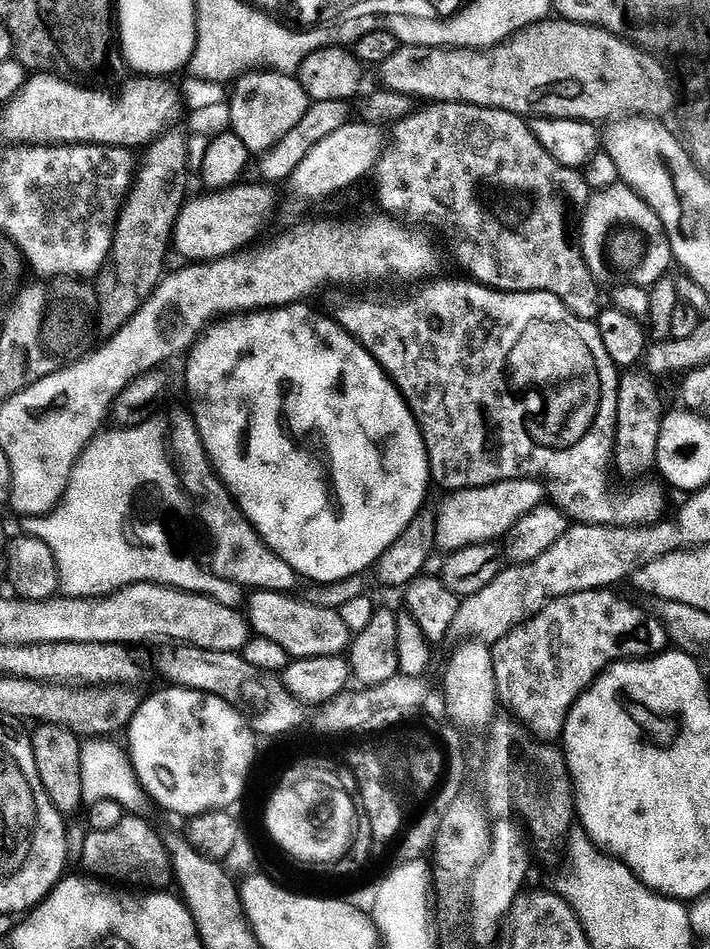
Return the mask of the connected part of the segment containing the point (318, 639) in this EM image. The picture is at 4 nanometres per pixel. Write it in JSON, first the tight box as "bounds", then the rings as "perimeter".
{"bounds":[246,591,354,659],"perimeter":[[[253,591],[246,600],[248,612],[246,620],[251,631],[257,636],[276,642],[286,650],[289,657],[300,659],[322,658],[323,656],[341,656],[349,651],[354,632],[348,629],[341,613],[335,608],[323,604],[307,604],[304,600],[282,592]]]}

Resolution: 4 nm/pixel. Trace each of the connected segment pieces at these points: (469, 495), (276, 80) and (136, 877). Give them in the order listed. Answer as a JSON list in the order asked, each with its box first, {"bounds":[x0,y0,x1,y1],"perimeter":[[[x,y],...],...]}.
[{"bounds":[436,479,545,554],"perimeter":[[[539,479],[507,480],[481,488],[467,488],[445,495],[436,515],[436,545],[444,554],[462,550],[475,544],[491,544],[507,537],[508,531],[531,517],[540,503],[545,503],[544,485]]]},{"bounds":[227,70,310,154],"perimeter":[[[249,70],[236,77],[236,89],[227,101],[232,119],[231,131],[248,147],[249,153],[263,154],[293,130],[308,112],[310,101],[299,79],[275,70]]]},{"bounds":[83,815,173,890],"perimeter":[[[125,815],[125,820],[117,822],[113,828],[108,828],[105,832],[89,831],[86,836],[85,856],[83,867],[88,867],[87,871],[93,877],[103,878],[108,882],[121,880],[124,884],[141,884],[144,890],[164,890],[168,883],[173,883],[172,863],[169,860],[168,849],[161,837],[156,837],[155,832],[146,824],[146,820],[134,815]]]}]

